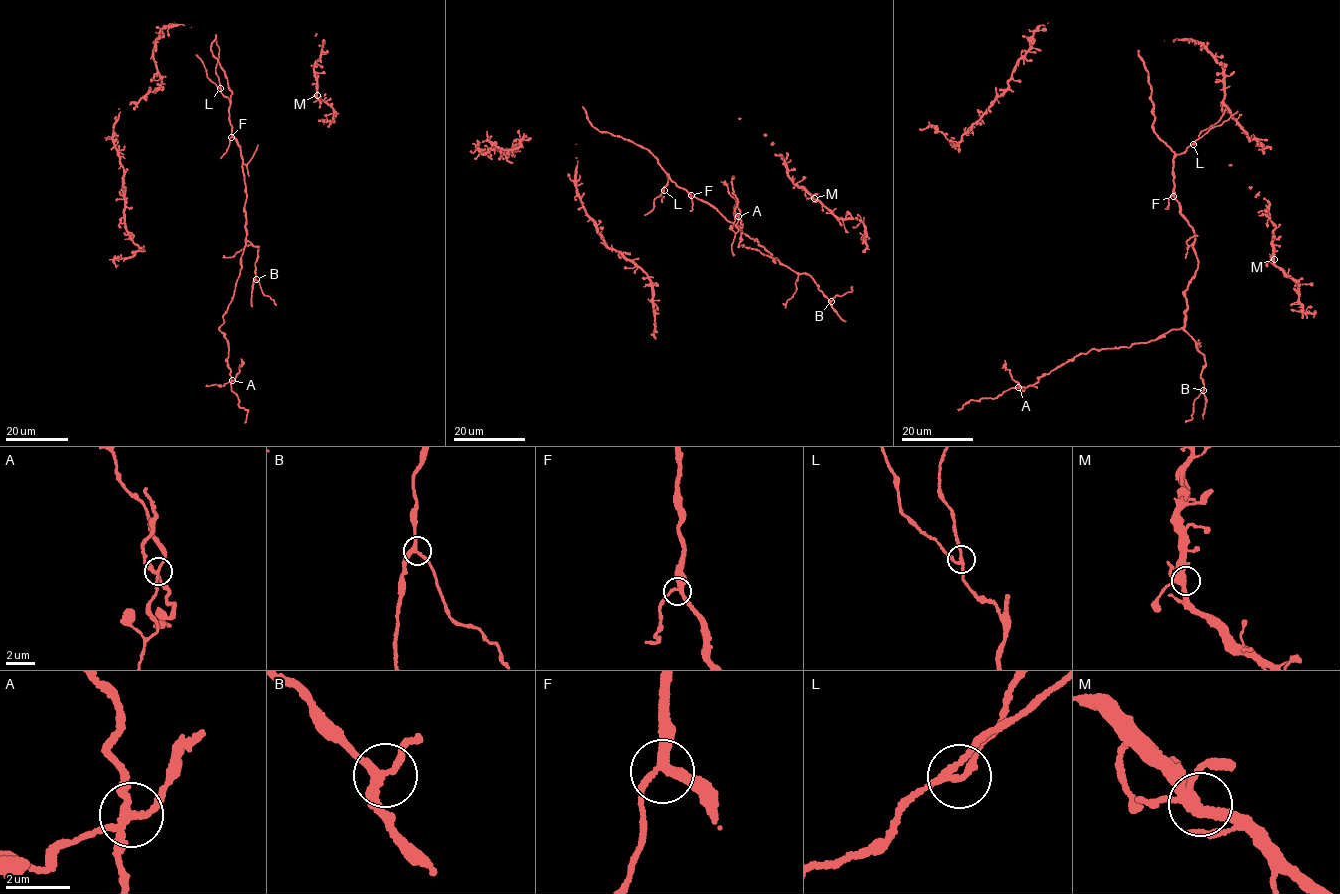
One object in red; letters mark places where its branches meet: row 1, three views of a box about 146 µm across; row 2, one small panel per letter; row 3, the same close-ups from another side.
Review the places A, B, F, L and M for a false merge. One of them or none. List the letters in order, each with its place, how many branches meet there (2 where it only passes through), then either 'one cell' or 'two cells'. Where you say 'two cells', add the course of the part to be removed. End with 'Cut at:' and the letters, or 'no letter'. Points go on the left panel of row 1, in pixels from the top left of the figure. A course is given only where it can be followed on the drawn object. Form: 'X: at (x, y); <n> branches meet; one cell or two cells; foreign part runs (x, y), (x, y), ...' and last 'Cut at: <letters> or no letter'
A: at (232, 380); 4 branches meet; two cells; foreign part runs (232, 381), (239, 372), (241, 358)
B: at (256, 279); 3 branches meet; one cell
F: at (231, 137); 3 branches meet; one cell
L: at (220, 88); 3 branches meet; one cell
M: at (317, 95); 4 branches meet; one cell
Cut at: A

